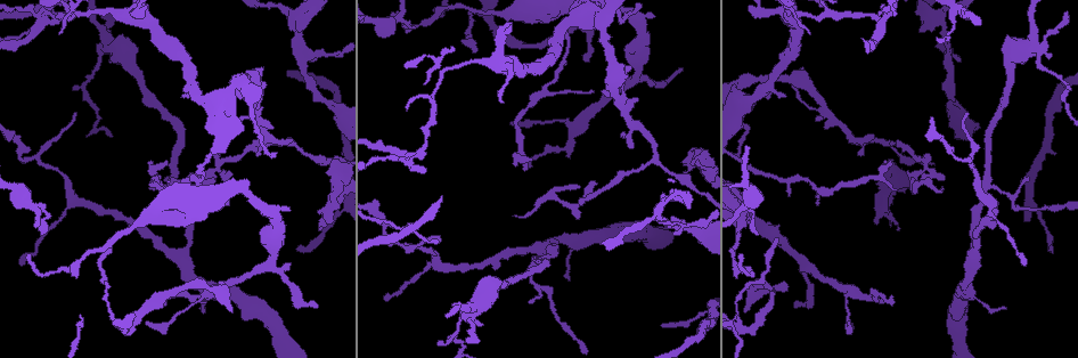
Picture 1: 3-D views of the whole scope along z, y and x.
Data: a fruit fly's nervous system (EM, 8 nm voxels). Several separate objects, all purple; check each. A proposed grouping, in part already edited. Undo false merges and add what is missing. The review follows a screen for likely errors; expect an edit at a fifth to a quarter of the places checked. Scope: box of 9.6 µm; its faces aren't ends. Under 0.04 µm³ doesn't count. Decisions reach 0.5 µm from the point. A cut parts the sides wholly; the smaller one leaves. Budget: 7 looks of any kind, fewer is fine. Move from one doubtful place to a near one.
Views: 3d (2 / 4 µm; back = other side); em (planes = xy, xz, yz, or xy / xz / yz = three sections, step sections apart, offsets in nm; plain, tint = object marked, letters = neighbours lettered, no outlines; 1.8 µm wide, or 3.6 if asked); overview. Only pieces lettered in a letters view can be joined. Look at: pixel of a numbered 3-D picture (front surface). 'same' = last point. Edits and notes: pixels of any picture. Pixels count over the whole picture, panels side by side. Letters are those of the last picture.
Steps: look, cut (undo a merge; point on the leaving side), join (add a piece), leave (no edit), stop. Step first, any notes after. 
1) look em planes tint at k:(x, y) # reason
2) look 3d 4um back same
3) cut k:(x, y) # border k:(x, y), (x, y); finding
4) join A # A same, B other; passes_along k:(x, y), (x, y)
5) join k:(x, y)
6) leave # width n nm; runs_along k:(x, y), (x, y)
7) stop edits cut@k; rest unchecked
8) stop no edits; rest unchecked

look em xy step 16 tint at 1:(290, 262) # an open end

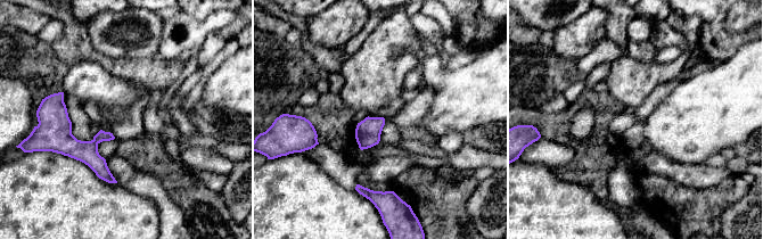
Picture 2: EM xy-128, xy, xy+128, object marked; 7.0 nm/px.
look em planes tint same

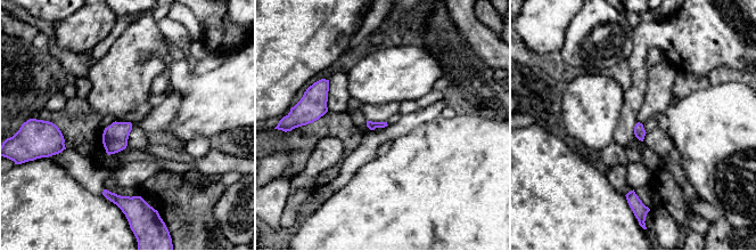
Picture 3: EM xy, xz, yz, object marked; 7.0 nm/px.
look em planes letters same

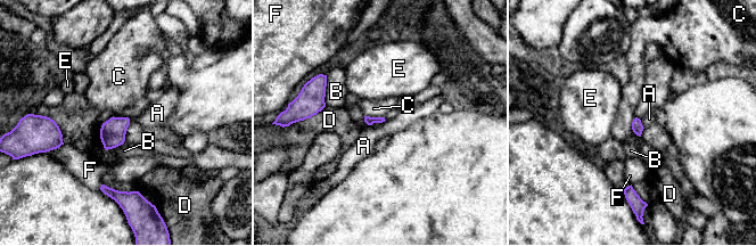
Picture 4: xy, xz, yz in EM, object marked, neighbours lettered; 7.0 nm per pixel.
leave # A other, B other, C other, D other, E other, F other; none of them fits

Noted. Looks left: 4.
look em yz step 16 letters at 1:(884, 15)

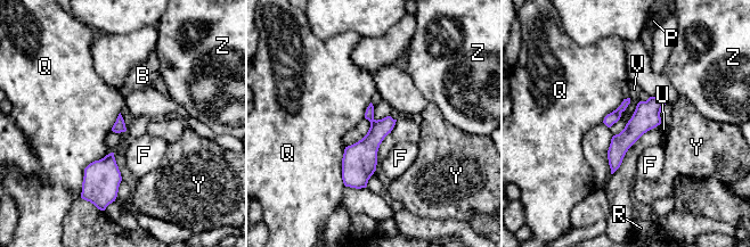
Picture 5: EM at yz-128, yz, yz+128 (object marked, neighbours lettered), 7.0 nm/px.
cut 5:(363, 154) # B other, F other, P other, Q other, R other, U other, V other, Y other, Z other; part_leaving 5:(660, 100), (619, 145), (613, 167); two cells meet here

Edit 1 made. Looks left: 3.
look em planes tint at 1:(1049, 56) # thick end

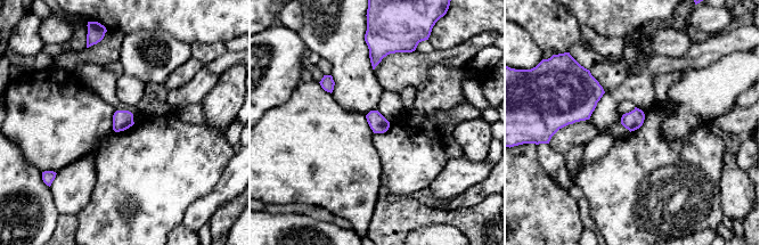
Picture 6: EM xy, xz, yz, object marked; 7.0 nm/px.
look em planes letters same # see the neighbours

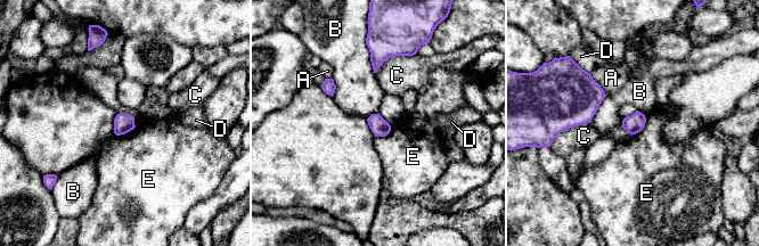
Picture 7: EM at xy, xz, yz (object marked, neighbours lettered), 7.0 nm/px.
leave # A other, B other, C other, D other, E other; border 7:(391, 126), (386, 134), (375, 137); no lettered piece goes on from it

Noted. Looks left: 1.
stop edits cut@5; rest unchecked

